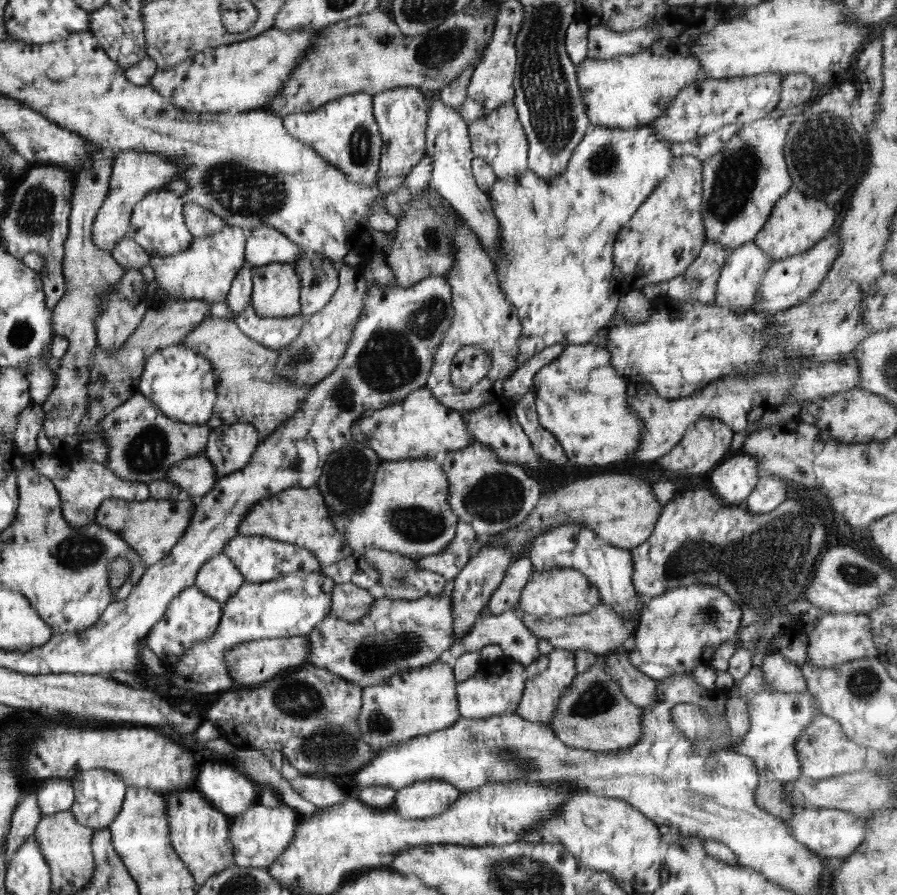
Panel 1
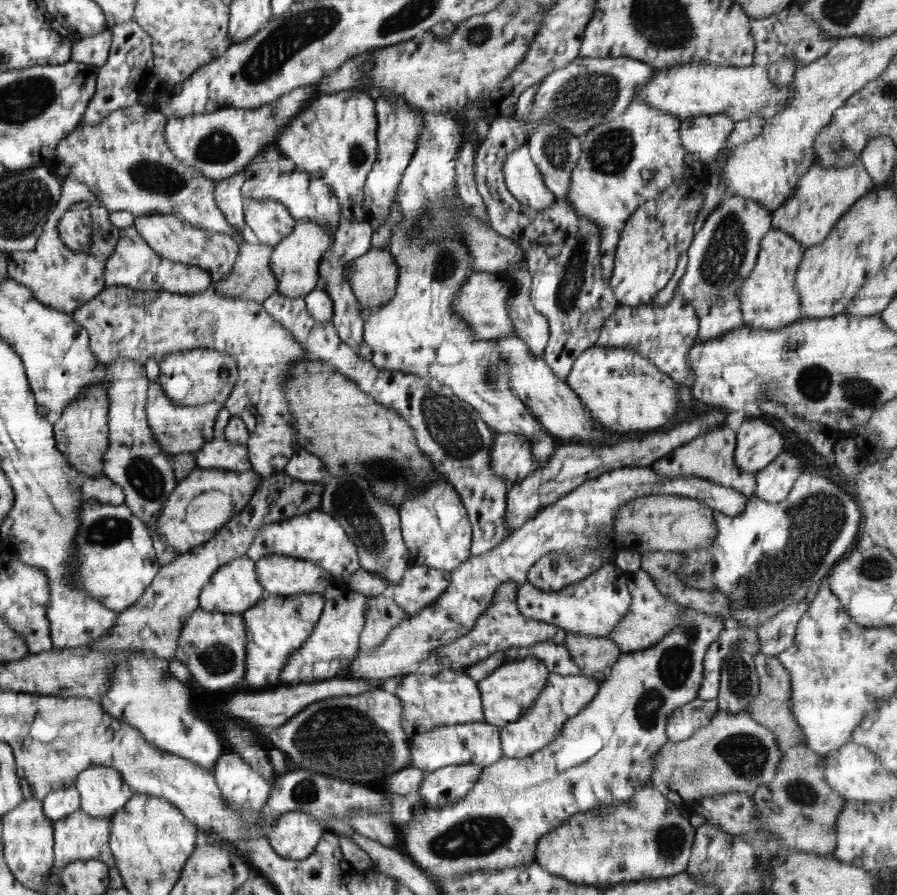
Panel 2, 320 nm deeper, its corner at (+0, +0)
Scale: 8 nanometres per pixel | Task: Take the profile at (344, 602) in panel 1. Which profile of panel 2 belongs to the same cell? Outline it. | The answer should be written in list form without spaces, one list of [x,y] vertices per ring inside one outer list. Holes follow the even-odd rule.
[[[388,593],[370,597],[364,614],[364,625],[359,633],[358,648],[362,652],[373,652],[385,640],[387,633],[406,615]]]

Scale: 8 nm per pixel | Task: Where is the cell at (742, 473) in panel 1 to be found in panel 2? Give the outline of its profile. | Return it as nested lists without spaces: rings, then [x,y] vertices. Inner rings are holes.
[[[763,416],[741,422],[735,433],[734,463],[742,471],[755,474],[782,451],[783,438]]]

